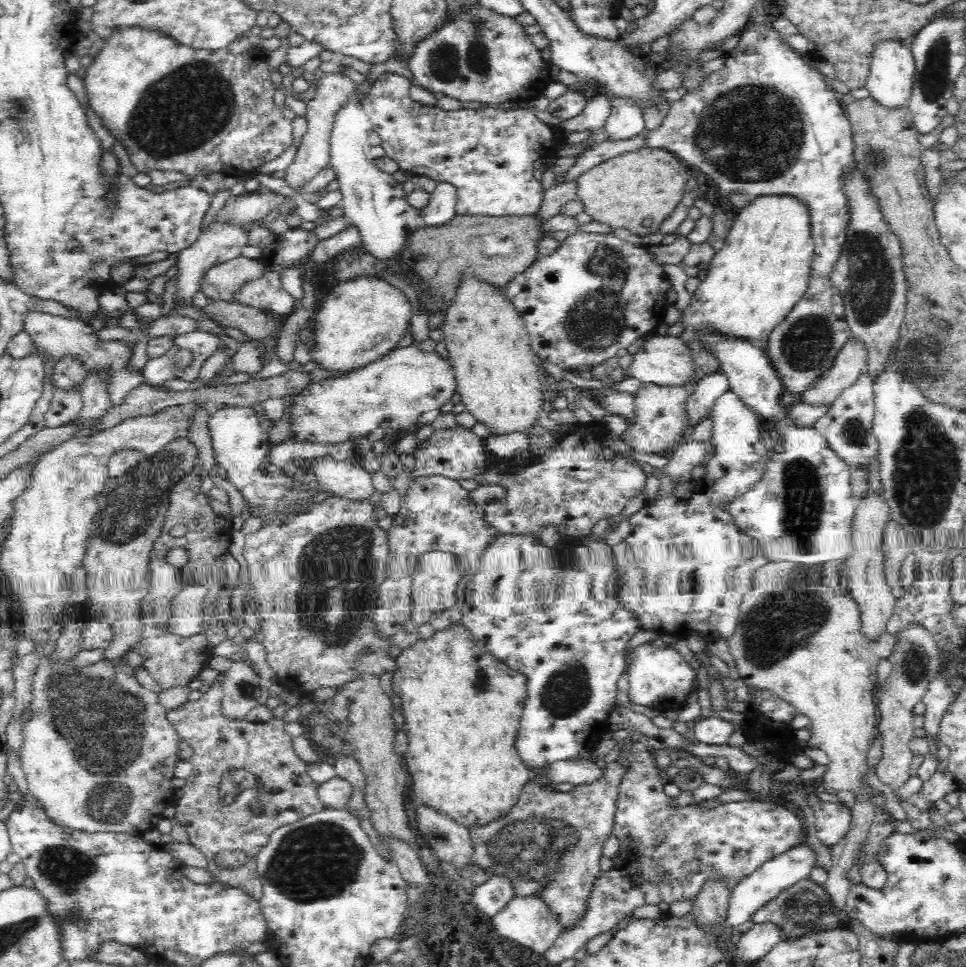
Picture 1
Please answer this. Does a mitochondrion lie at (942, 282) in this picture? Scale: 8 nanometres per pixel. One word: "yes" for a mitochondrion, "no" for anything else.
no

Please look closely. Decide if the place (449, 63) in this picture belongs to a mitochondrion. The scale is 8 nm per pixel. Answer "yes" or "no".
yes

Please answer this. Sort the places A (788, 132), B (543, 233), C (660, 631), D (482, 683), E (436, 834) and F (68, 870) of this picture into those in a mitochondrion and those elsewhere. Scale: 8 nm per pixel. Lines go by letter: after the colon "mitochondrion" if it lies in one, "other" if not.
A: mitochondrion
B: other
C: other
D: mitochondrion
E: mitochondrion
F: mitochondrion

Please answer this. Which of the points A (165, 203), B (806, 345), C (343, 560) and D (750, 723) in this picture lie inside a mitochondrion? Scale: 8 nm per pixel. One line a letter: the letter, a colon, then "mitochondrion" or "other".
A: other
B: mitochondrion
C: mitochondrion
D: other

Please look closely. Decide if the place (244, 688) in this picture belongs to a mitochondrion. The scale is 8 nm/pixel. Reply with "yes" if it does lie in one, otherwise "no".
yes

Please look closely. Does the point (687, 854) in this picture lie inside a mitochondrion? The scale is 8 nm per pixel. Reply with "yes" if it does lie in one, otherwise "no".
yes

